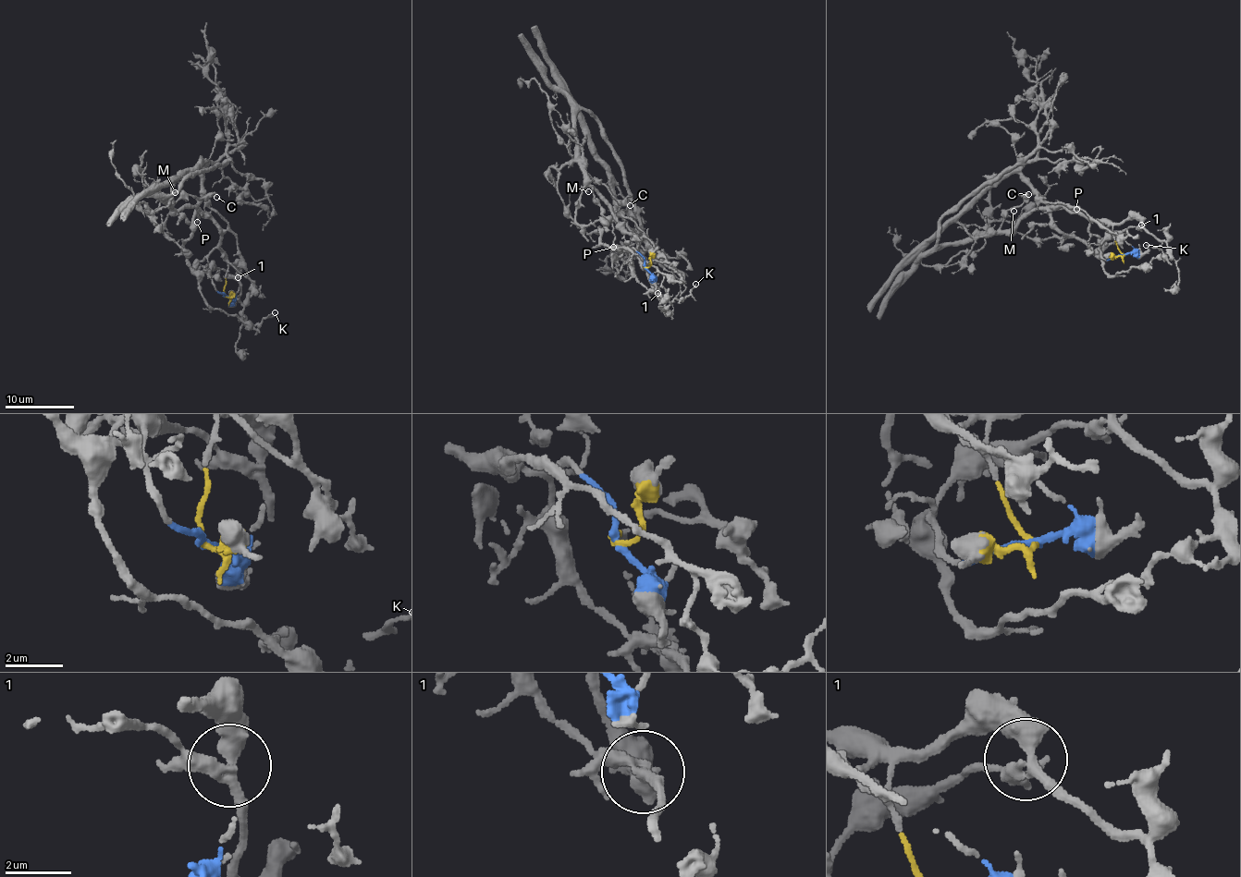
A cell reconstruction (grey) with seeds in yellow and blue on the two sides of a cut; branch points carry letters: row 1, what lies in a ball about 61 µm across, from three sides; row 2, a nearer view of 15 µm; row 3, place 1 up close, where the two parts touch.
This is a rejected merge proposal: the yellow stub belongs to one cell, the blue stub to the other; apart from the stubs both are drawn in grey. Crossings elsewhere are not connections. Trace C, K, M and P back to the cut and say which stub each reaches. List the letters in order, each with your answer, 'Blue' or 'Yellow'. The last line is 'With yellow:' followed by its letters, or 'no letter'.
C: Yellow
K: Yellow
M: Yellow
P: Blue
With yellow: C, K, M

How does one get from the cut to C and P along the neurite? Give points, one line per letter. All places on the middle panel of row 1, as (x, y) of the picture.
C: (645, 267), (638, 260), (636, 237), (625, 230), (586, 173), (603, 183), (617, 200), (625, 200), (630, 205)
P: (645, 267), (645, 259), (638, 251), (613, 249), (601, 242), (607, 222), (615, 237), (613, 247)

